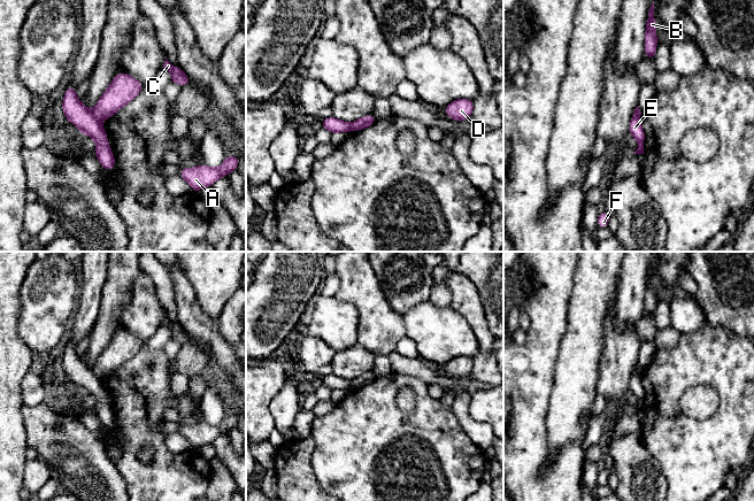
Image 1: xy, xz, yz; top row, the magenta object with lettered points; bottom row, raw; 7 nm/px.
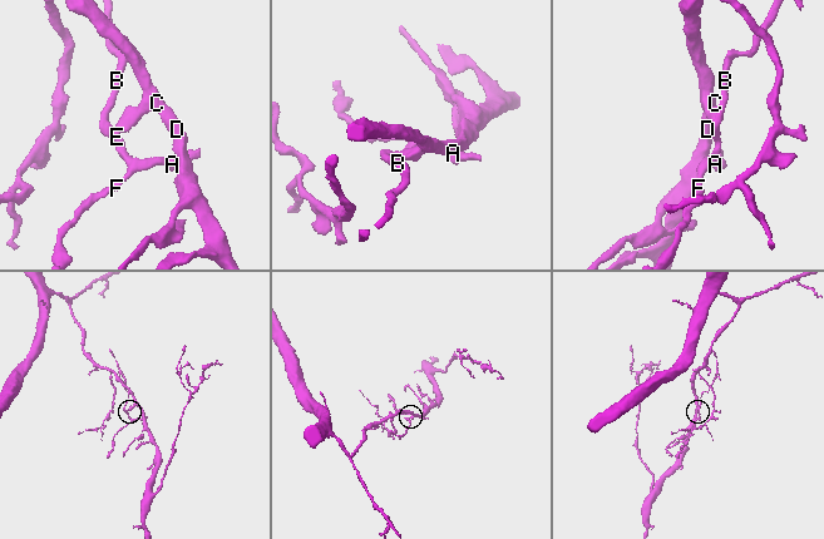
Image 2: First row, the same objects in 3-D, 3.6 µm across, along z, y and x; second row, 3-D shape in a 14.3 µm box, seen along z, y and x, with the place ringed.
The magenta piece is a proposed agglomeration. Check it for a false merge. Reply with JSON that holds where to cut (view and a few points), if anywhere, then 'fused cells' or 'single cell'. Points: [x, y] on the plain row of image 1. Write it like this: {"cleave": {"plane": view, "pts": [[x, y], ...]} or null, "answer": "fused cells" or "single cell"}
{"cleave": {"plane": "xy", "pts": [[91, 369], [99, 379]]}, "answer": "fused cells"}

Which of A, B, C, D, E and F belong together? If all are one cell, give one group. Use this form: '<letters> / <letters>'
A B E F / C D

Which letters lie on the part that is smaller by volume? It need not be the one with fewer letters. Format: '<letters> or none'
A, B, E, F

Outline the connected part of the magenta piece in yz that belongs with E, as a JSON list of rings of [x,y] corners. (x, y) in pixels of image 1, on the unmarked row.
[[[632,373],[630,384],[630,393],[632,393],[638,399],[638,406],[633,411],[644,411],[644,401],[645,401],[645,390],[641,385],[640,373]]]

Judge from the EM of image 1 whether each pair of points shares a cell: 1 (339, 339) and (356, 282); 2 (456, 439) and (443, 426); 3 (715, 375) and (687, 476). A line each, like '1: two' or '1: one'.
1: two
2: one
3: one

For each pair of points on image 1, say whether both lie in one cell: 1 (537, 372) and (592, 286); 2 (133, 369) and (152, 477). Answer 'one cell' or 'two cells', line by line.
1: two cells
2: one cell

